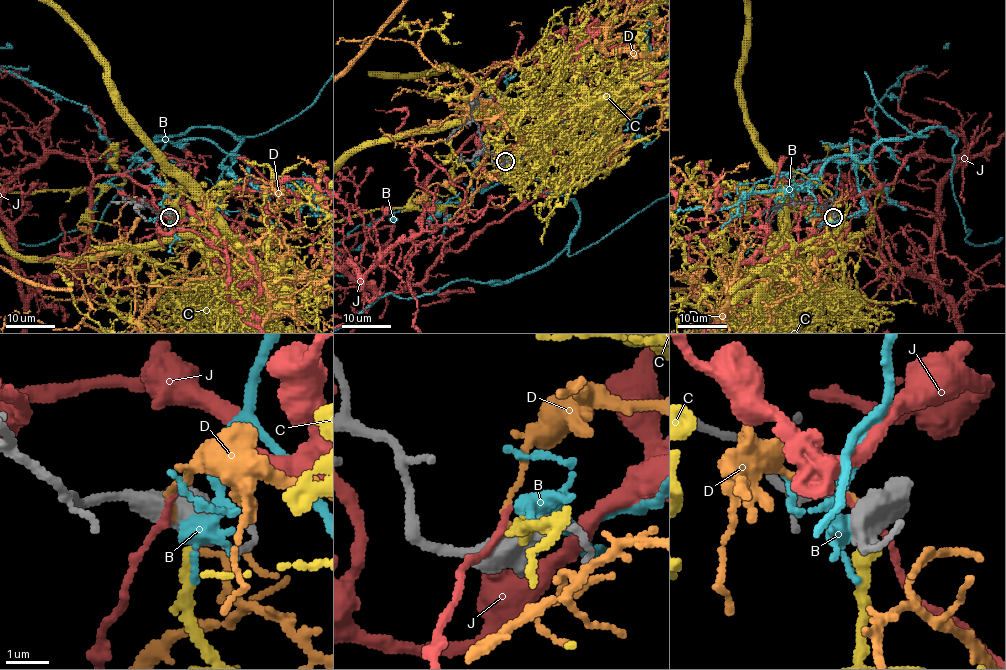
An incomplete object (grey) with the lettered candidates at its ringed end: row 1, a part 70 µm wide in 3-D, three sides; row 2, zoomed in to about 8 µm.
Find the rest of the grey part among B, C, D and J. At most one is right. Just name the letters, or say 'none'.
C

